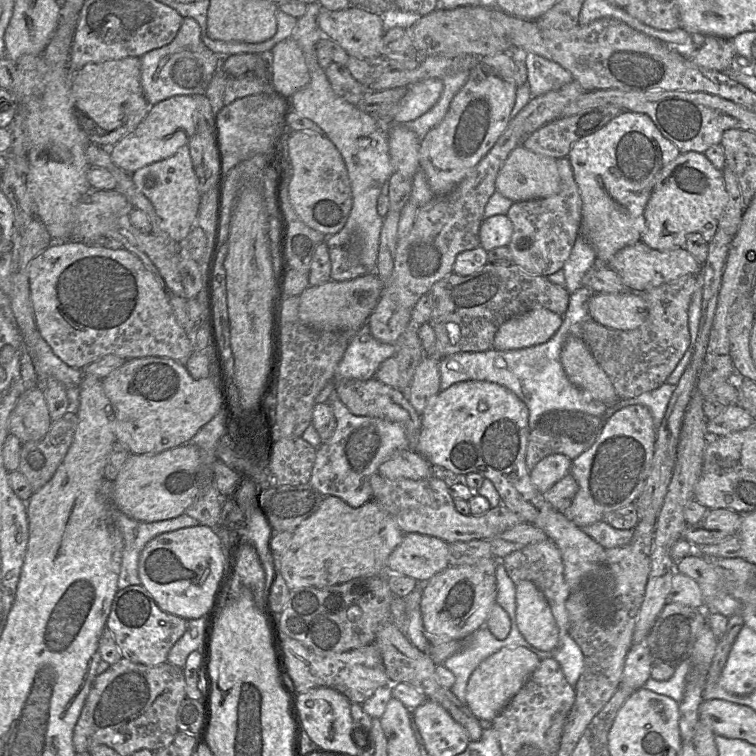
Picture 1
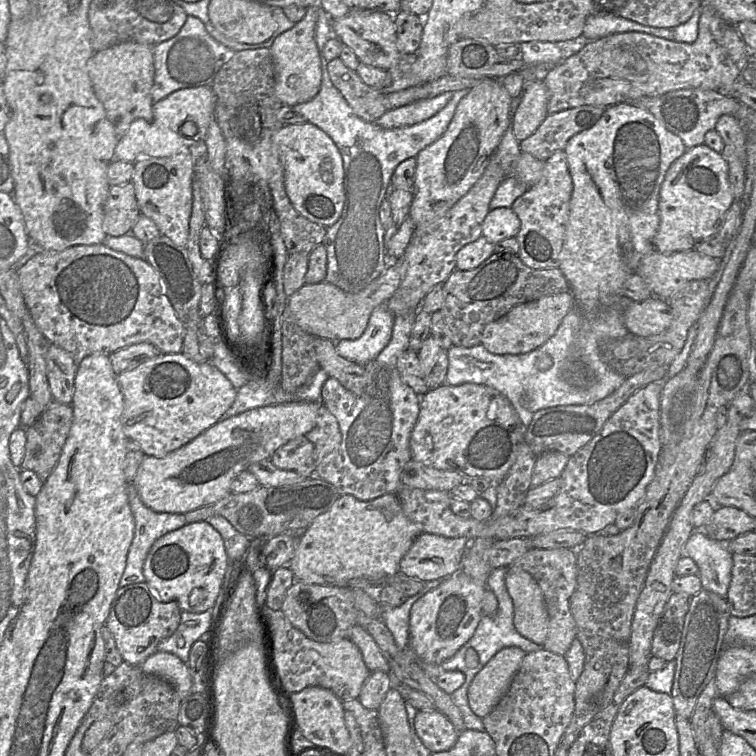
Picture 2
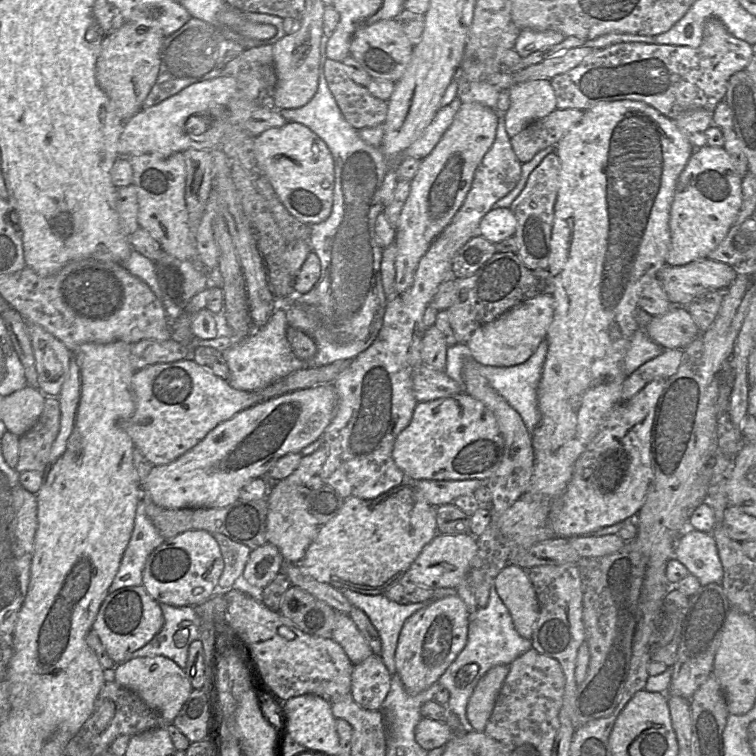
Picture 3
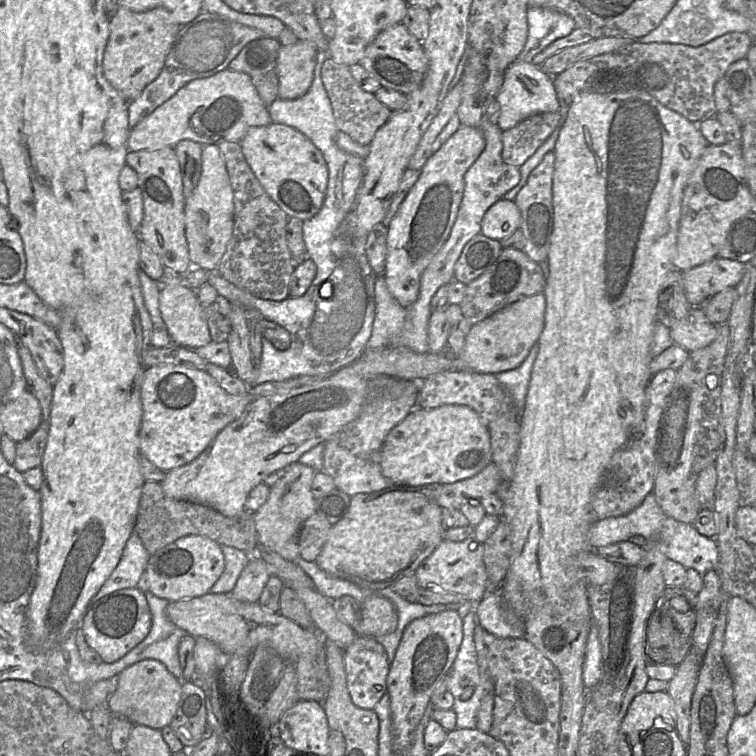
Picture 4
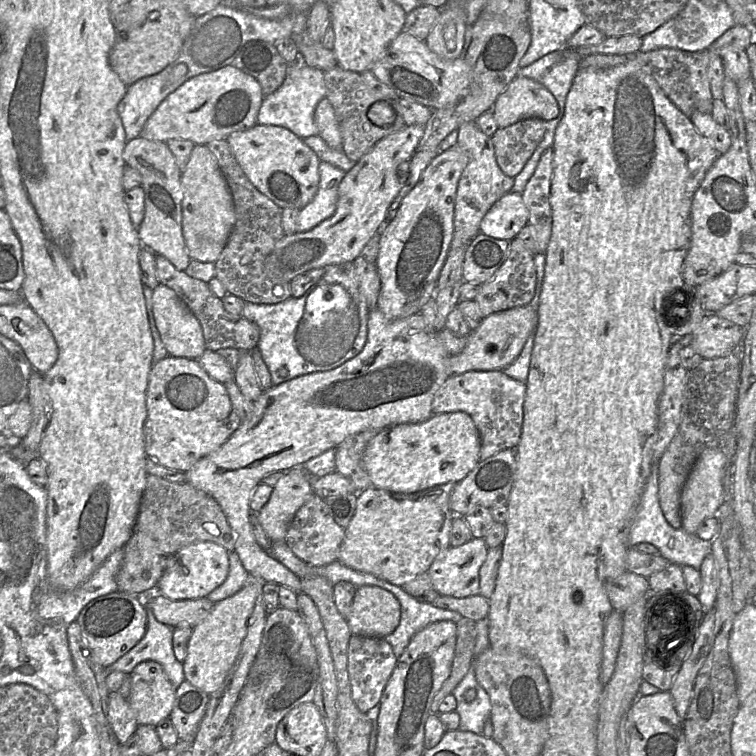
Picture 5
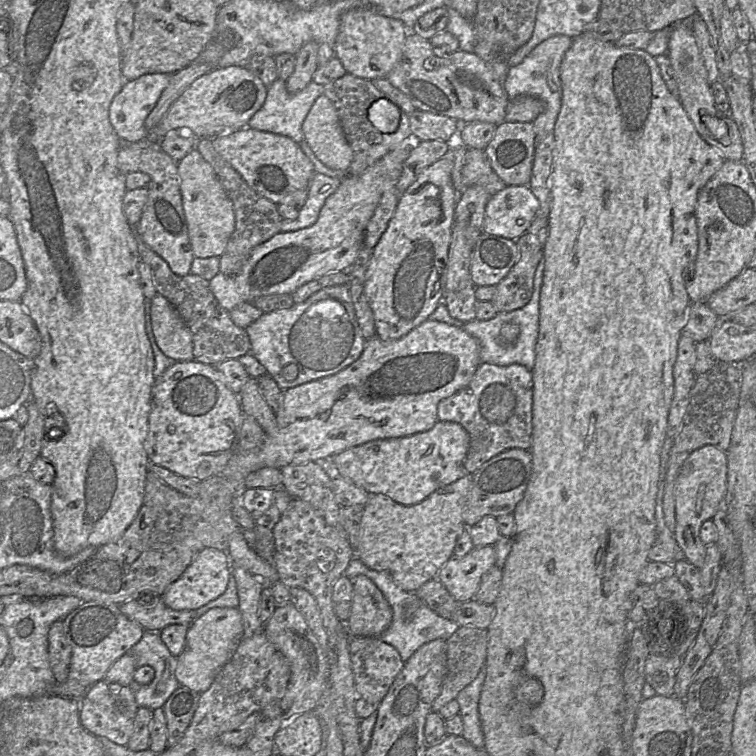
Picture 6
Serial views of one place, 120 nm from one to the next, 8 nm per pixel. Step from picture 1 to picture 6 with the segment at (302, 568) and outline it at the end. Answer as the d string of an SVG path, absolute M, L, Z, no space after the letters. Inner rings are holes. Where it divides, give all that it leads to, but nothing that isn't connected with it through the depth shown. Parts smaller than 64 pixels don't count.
M471 475L435 490L420 503L401 505L384 494L370 495L363 506L360 532L354 556L365 566L379 572L387 572L393 582L402 590L415 592L427 581L437 578L440 569L453 556L458 537L466 529L462 513L471 488Z

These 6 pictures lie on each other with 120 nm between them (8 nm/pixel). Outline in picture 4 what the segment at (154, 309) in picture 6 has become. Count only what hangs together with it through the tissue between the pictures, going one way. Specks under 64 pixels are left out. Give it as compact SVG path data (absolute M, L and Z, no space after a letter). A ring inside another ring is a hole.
M162 285L159 309L175 345L196 349L212 342L196 291L181 285Z

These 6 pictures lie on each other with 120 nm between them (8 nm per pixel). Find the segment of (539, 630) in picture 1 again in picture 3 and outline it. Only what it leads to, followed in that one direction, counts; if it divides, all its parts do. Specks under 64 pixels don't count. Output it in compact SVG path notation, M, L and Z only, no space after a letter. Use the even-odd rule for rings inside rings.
M507 564L495 577L494 586L511 613L518 634L531 640L539 617L539 603L527 571Z

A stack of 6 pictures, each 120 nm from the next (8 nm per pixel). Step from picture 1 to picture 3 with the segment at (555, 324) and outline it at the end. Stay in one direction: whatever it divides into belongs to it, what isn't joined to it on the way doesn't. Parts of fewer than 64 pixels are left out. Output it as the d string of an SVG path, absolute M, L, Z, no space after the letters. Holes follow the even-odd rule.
M542 294L525 300L477 328L467 341L472 358L480 364L509 367L525 362L545 339L554 314L554 298Z

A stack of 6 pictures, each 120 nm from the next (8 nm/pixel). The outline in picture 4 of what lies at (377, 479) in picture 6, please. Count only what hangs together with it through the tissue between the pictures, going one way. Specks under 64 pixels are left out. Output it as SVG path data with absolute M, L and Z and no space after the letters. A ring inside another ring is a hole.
M458 404L433 409L415 408L387 434L380 452L381 471L392 484L426 486L470 478L492 461L488 427L473 409Z

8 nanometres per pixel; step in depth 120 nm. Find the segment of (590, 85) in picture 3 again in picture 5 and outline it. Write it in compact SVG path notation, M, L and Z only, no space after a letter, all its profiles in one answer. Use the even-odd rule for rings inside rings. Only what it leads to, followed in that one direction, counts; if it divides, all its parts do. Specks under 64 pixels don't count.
M736 24L728 29L711 46L702 51L685 51L676 48L660 48L648 52L637 51L633 54L610 55L592 54L581 58L580 69L608 69L627 61L636 62L647 74L652 76L667 98L688 118L695 112L712 113L713 97L708 78L708 66L714 54L720 55L727 47L746 50L752 43L752 30L744 25Z

